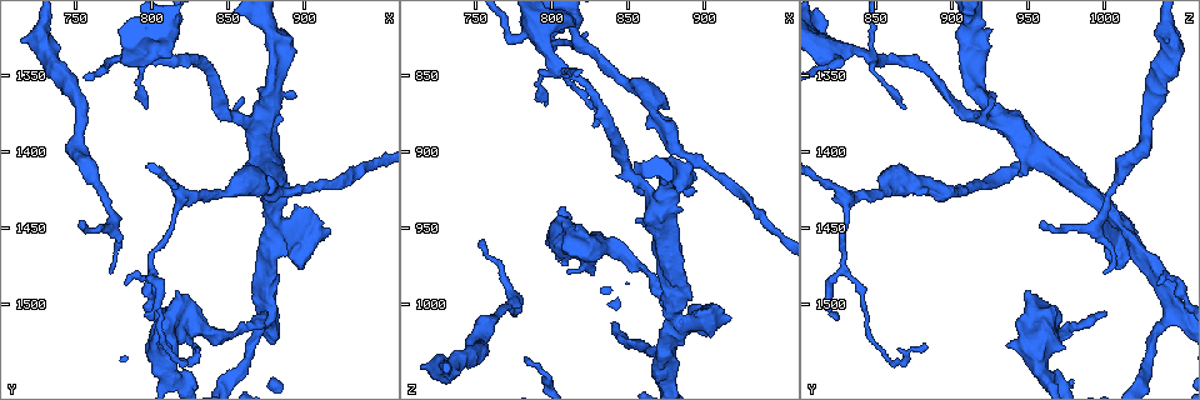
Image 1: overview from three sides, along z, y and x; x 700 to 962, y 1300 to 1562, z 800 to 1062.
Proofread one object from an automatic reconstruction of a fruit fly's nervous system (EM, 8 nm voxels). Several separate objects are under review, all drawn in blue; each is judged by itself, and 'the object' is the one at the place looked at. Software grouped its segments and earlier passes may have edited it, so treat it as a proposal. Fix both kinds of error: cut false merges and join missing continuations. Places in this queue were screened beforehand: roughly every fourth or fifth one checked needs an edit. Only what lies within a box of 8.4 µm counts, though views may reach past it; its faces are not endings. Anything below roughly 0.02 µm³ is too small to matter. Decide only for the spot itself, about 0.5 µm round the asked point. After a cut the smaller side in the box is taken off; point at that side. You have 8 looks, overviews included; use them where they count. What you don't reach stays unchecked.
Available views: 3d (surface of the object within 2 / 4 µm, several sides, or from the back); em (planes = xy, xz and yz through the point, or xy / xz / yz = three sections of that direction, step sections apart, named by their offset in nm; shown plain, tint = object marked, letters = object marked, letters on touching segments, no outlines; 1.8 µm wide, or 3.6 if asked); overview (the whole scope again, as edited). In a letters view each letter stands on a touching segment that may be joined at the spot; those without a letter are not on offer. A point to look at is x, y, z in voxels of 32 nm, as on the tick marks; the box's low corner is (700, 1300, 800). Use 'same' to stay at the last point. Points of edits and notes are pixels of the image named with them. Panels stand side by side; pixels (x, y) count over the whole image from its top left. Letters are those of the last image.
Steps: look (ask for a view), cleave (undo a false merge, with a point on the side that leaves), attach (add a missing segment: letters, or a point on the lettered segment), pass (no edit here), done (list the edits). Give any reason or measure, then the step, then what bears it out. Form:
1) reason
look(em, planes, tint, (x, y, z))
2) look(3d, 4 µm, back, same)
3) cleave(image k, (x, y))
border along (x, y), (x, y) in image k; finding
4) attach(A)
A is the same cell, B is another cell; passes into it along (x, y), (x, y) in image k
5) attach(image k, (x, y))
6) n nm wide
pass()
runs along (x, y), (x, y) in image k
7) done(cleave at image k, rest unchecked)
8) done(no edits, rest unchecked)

look(3d, 2 µm, back, (798, 1508, 824))

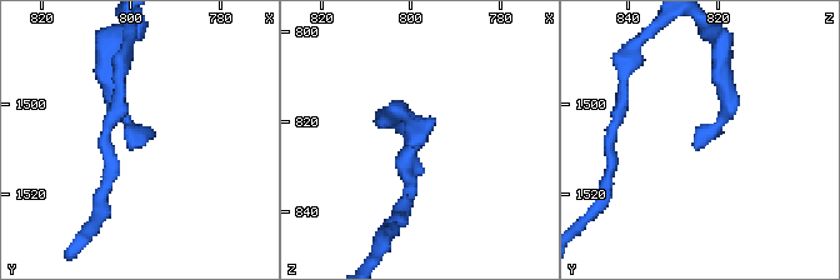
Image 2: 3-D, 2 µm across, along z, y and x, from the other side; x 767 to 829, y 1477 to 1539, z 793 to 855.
need the tissue
look(em, xy, step 8, tint, (797, 1507, 825))

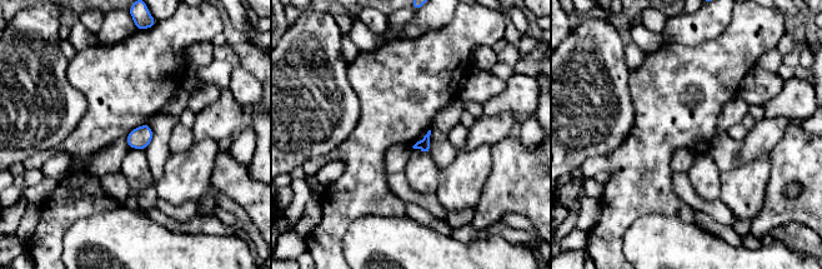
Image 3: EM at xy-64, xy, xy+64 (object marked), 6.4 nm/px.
another direction
look(em, planes, letters, same)

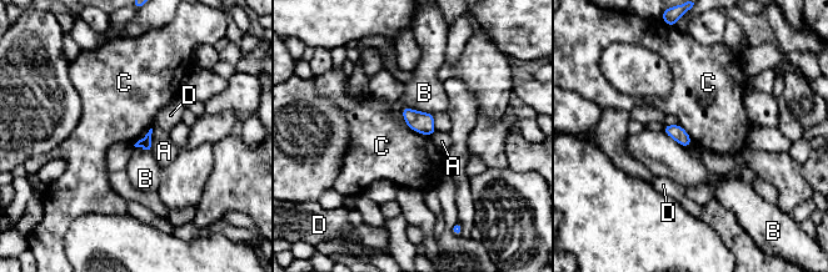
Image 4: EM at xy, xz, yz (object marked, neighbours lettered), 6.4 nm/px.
C touches over 220 nm
pass()
A, B, C and D are other cells; border along (403, 117), (410, 129), (429, 137) in image 4; no lettered segment goes on from it

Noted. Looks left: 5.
calibre changes
look(em, 3.6 µm, yz, step 4, tint, (816, 1550, 962))

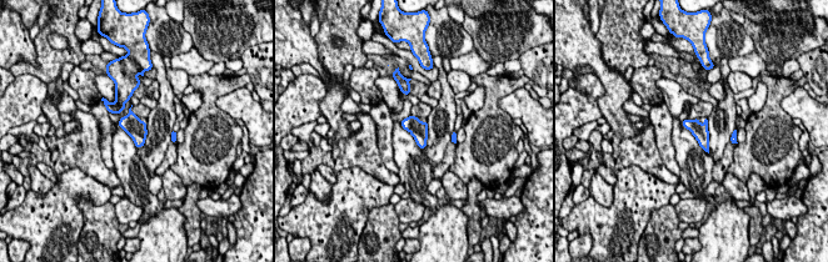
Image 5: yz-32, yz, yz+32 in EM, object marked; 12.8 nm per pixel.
look(em, 3.6 µm, planes, tint, same)

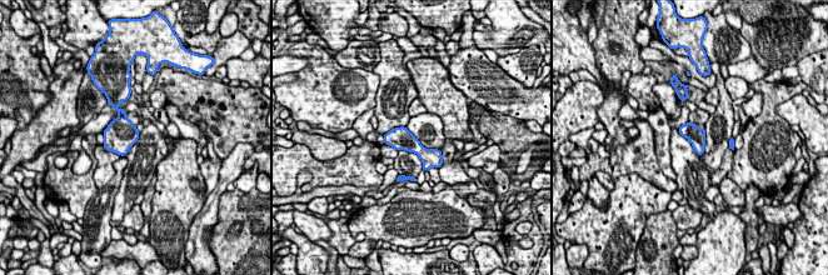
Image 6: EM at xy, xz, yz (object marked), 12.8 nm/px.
see the neighbours
look(em, 3.6 µm, planes, letters, same)

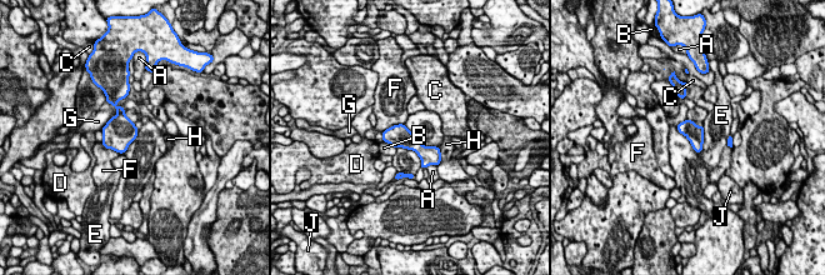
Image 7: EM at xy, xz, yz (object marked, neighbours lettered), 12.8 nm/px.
240 nm wide
pass()
A, B, C, D, E, F, G, H and J are other cells; runs along (385, 134), (399, 135), (438, 159) in image 7; continuous, no second neuron

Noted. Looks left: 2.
branch stops here
look(em, planes, letters, (816, 1492, 948))

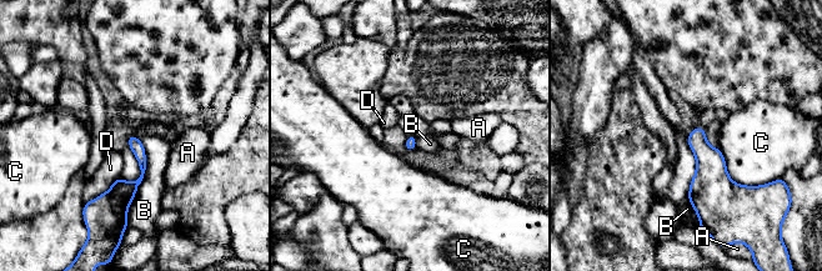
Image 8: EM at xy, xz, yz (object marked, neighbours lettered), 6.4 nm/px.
pass()
A, B, C and D are other cells; runs along (131, 137), (143, 174), (124, 210) in image 8; no lettered segment goes on from it

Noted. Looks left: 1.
done(no edits, rest unchecked)

